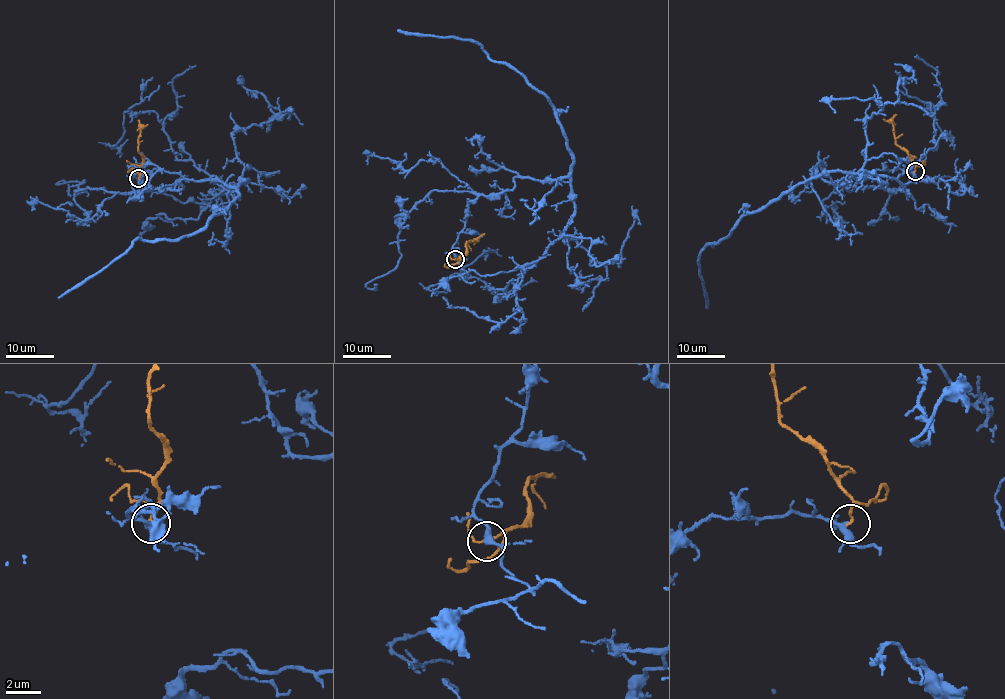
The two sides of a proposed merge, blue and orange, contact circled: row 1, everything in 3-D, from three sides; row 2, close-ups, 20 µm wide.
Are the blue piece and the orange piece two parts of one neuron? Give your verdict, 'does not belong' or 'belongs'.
belongs

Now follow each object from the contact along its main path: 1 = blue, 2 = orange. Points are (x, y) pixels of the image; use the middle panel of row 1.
1: (455, 259), (481, 194), (570, 179), (574, 215), (547, 253), (505, 288), (455, 274), (429, 289), (446, 293)
2: (455, 259), (459, 260), (465, 253), (466, 242), (484, 234)

